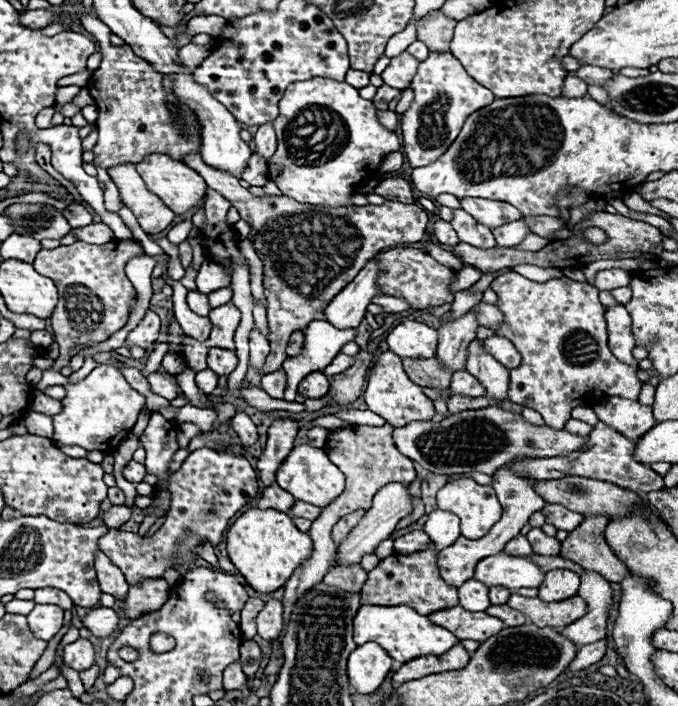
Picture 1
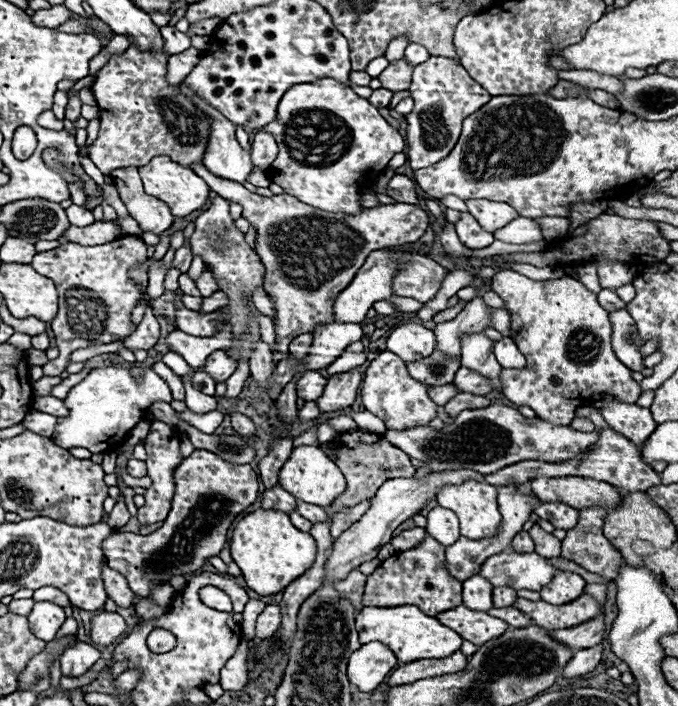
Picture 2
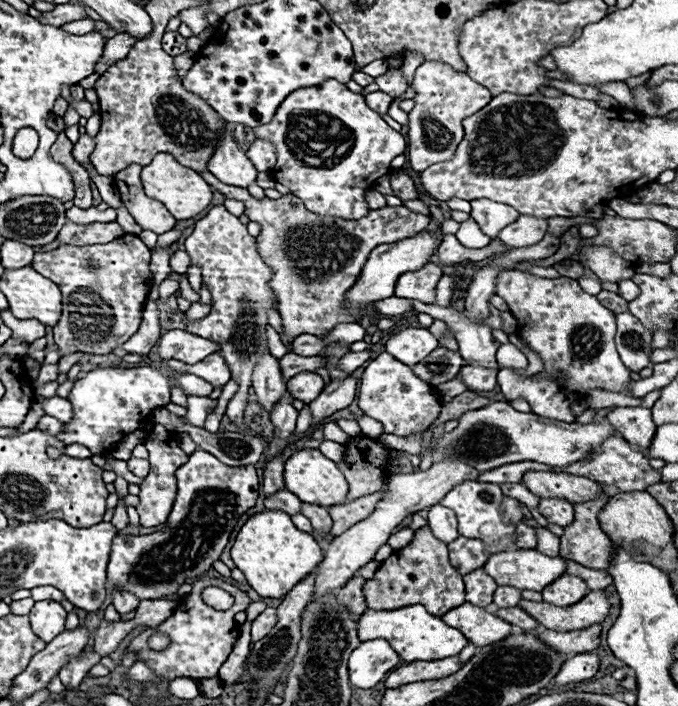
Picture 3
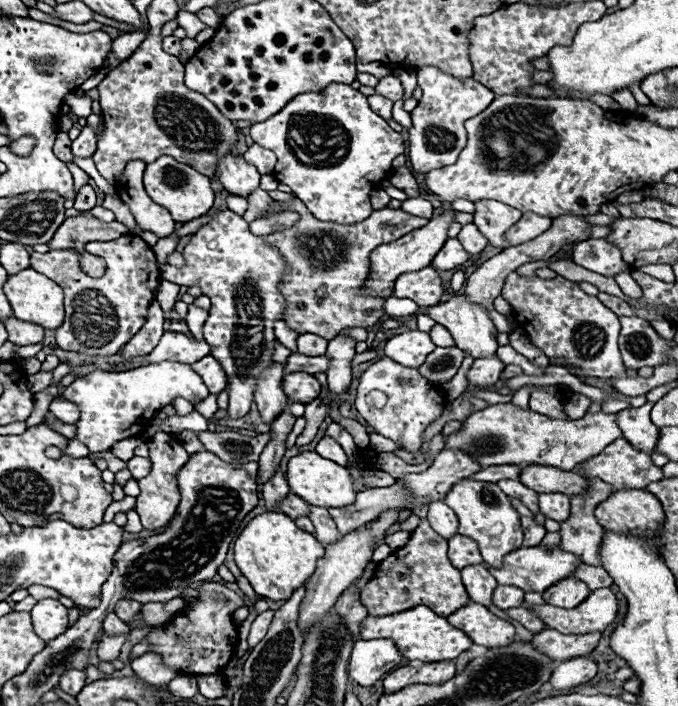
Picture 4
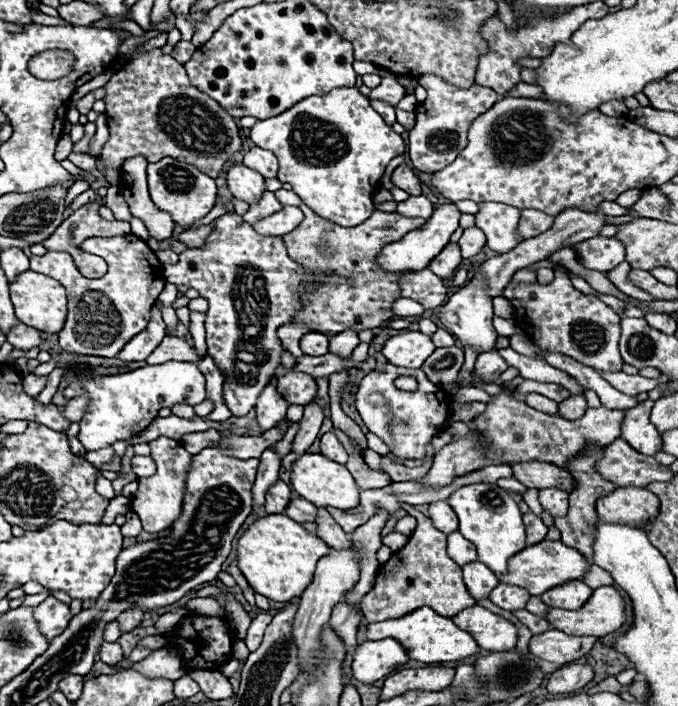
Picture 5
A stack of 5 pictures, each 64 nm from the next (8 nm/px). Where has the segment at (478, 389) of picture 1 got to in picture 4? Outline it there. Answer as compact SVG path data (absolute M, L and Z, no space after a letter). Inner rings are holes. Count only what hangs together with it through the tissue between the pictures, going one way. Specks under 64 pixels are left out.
M496 356L478 358L478 360L474 360L466 378L476 388L492 388L498 382L502 370L504 370L504 364Z

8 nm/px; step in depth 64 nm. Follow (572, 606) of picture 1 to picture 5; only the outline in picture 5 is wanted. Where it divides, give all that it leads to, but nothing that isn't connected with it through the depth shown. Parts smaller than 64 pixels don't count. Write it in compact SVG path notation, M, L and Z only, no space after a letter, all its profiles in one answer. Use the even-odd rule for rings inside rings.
M602 586L596 588L590 600L578 608L578 610L562 610L562 608L548 608L546 620L552 624L552 628L562 630L566 634L574 636L606 636L614 630L618 630L624 624L624 598L618 594L616 588L612 586Z

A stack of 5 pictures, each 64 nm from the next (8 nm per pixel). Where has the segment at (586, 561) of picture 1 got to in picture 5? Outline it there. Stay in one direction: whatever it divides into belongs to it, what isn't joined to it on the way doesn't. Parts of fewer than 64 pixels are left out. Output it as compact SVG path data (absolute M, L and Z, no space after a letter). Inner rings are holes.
M590 446L582 456L576 456L570 464L568 464L568 472L576 478L576 488L570 492L570 510L564 518L556 518L554 524L556 528L562 532L562 542L568 544L570 548L578 550L586 560L592 562L592 556L594 556L594 550L592 550L592 544L594 544L594 526L598 524L598 516L596 516L596 500L600 496L606 496L610 492L614 492L614 484L610 484L608 480L602 480L602 476L598 476L598 472L594 472L594 464L598 462L598 456L602 456L602 448L596 448L596 446Z

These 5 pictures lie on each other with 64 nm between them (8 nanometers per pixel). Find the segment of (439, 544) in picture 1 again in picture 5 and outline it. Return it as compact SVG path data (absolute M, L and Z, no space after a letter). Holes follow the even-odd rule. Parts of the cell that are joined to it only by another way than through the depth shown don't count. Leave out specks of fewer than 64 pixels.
M440 500L440 502L430 504L430 510L428 510L428 512L430 512L430 520L434 522L434 526L436 526L440 532L444 532L446 536L458 530L458 518L456 518L454 510L452 510L446 502Z

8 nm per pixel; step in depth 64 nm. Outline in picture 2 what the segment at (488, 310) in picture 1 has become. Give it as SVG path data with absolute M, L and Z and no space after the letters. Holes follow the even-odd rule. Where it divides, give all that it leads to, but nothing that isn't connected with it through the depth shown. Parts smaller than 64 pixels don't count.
M490 308L490 328L498 330L502 336L508 336L510 326L510 314L502 308Z

